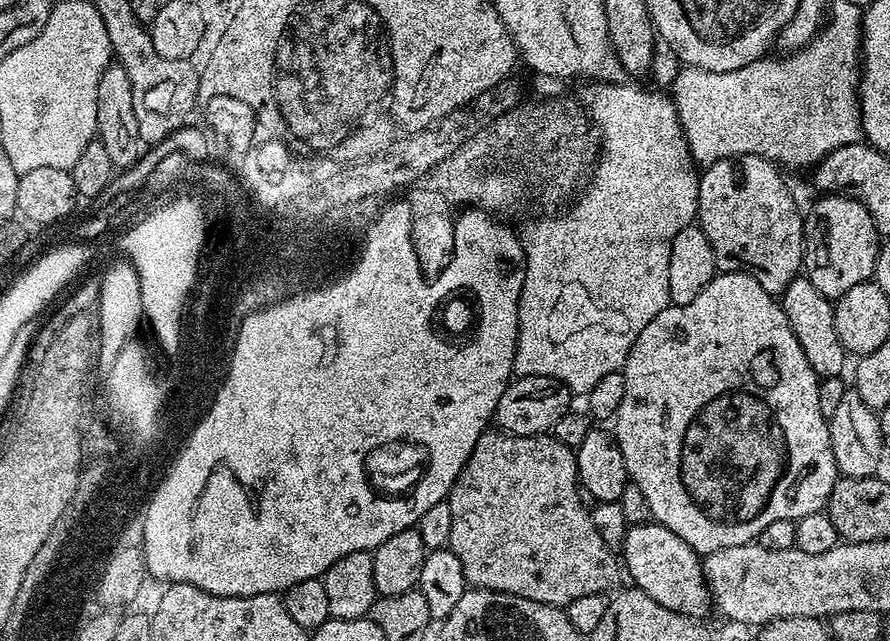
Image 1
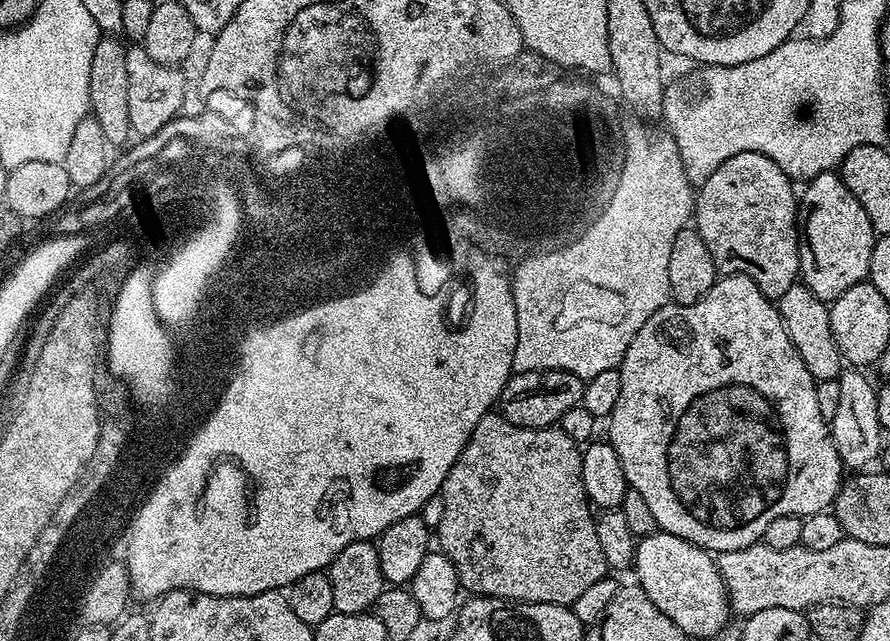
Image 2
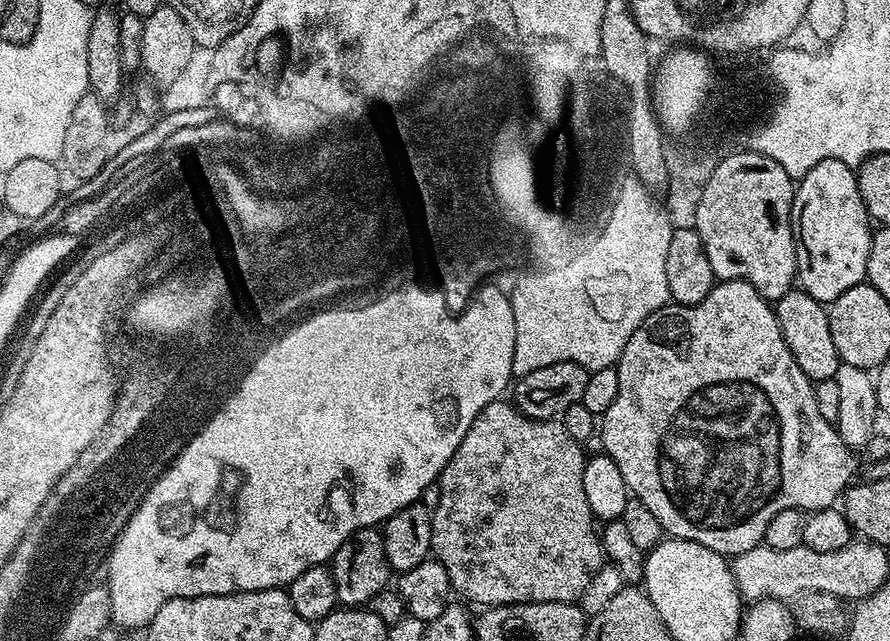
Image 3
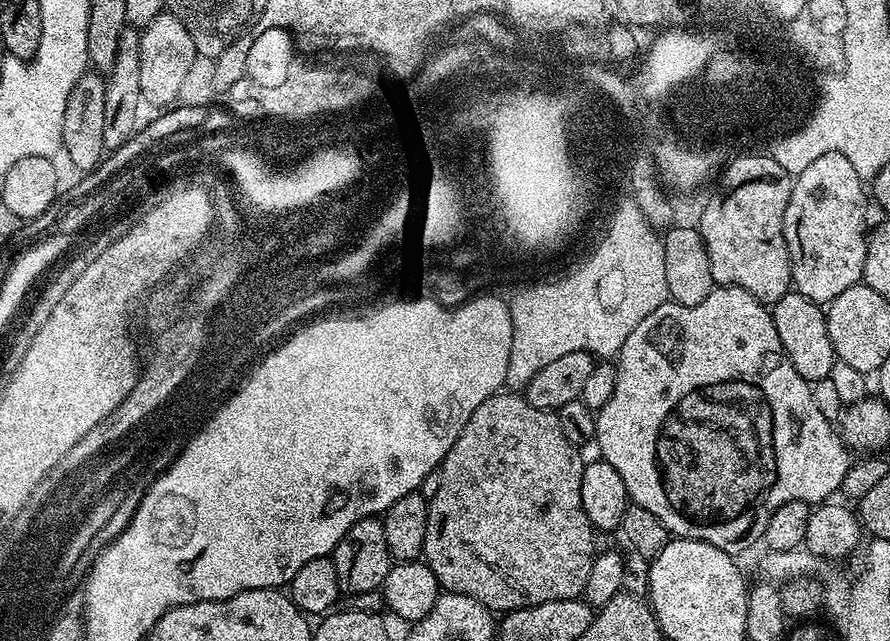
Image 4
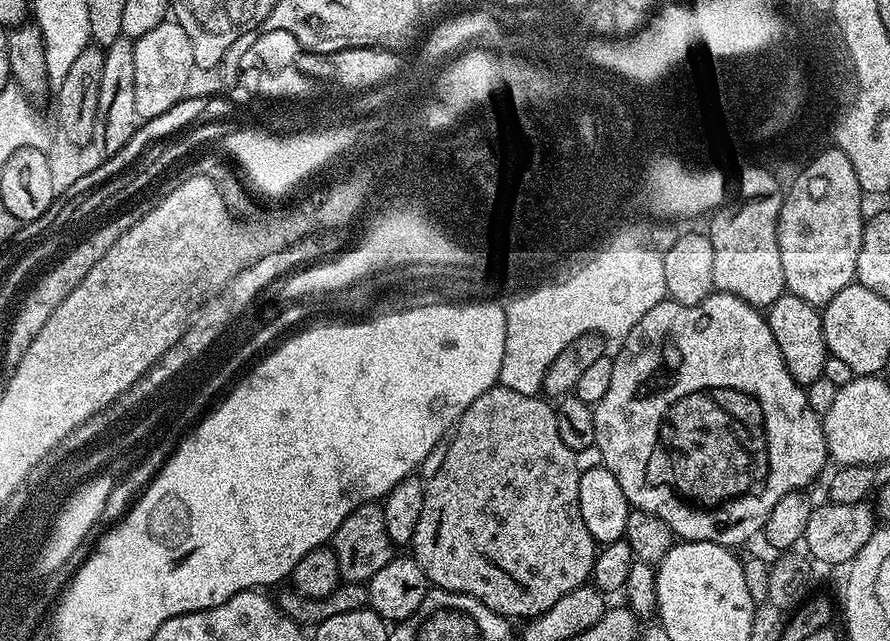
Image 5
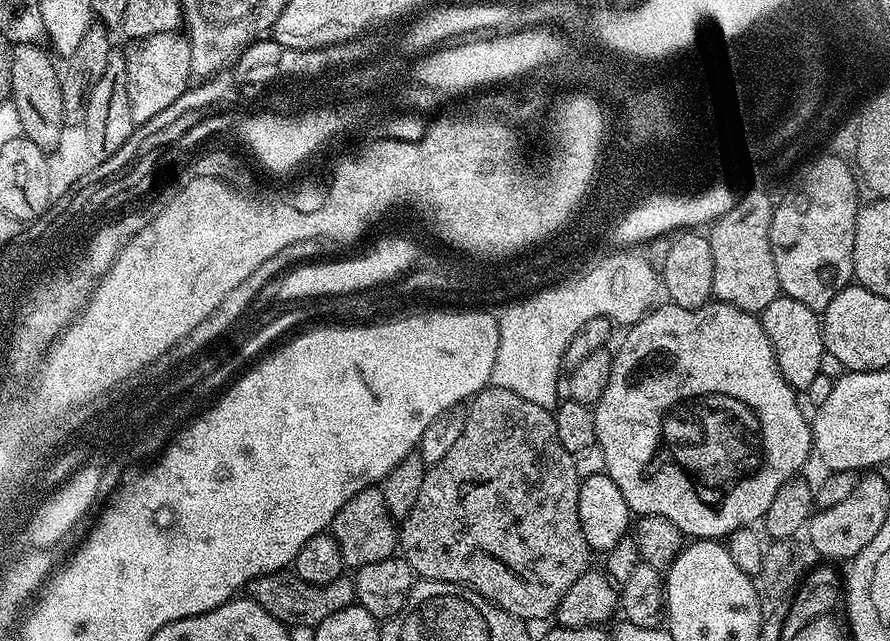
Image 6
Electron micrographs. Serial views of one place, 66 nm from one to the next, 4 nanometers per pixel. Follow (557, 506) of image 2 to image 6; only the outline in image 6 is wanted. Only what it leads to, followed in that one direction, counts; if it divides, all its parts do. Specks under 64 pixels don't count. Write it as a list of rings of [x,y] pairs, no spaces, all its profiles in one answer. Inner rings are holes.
[[[489,386],[483,392],[477,392],[467,405],[468,417],[464,420],[464,429],[456,436],[456,441],[444,452],[444,457],[436,465],[429,467],[422,478],[422,491],[418,494],[418,502],[414,510],[398,528],[399,555],[412,568],[417,577],[426,580],[441,580],[447,584],[460,584],[463,588],[471,588],[482,598],[496,604],[502,610],[514,614],[520,620],[544,620],[555,613],[558,602],[562,602],[562,594],[582,578],[582,574],[589,571],[588,556],[590,549],[586,537],[582,534],[582,522],[578,518],[578,494],[582,472],[576,469],[577,457],[572,456],[558,442],[558,426],[554,426],[554,415],[549,409],[534,406],[534,402],[526,402],[526,398],[518,398],[514,390],[502,390]]]

